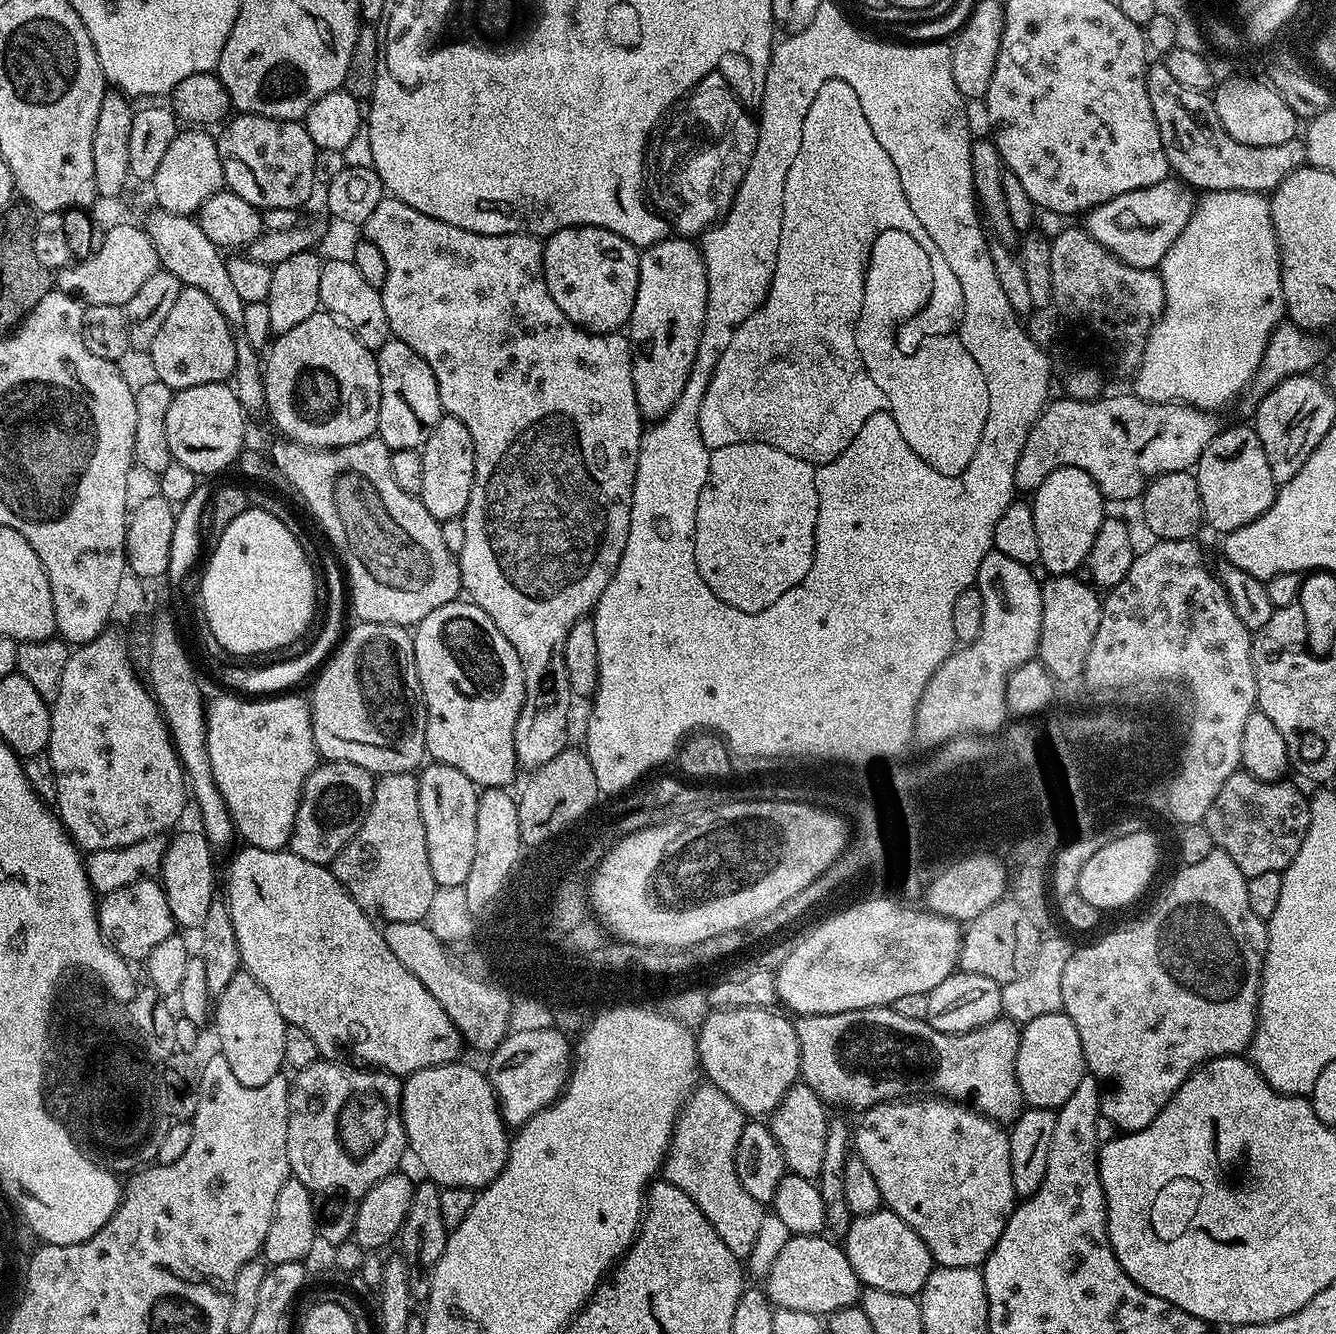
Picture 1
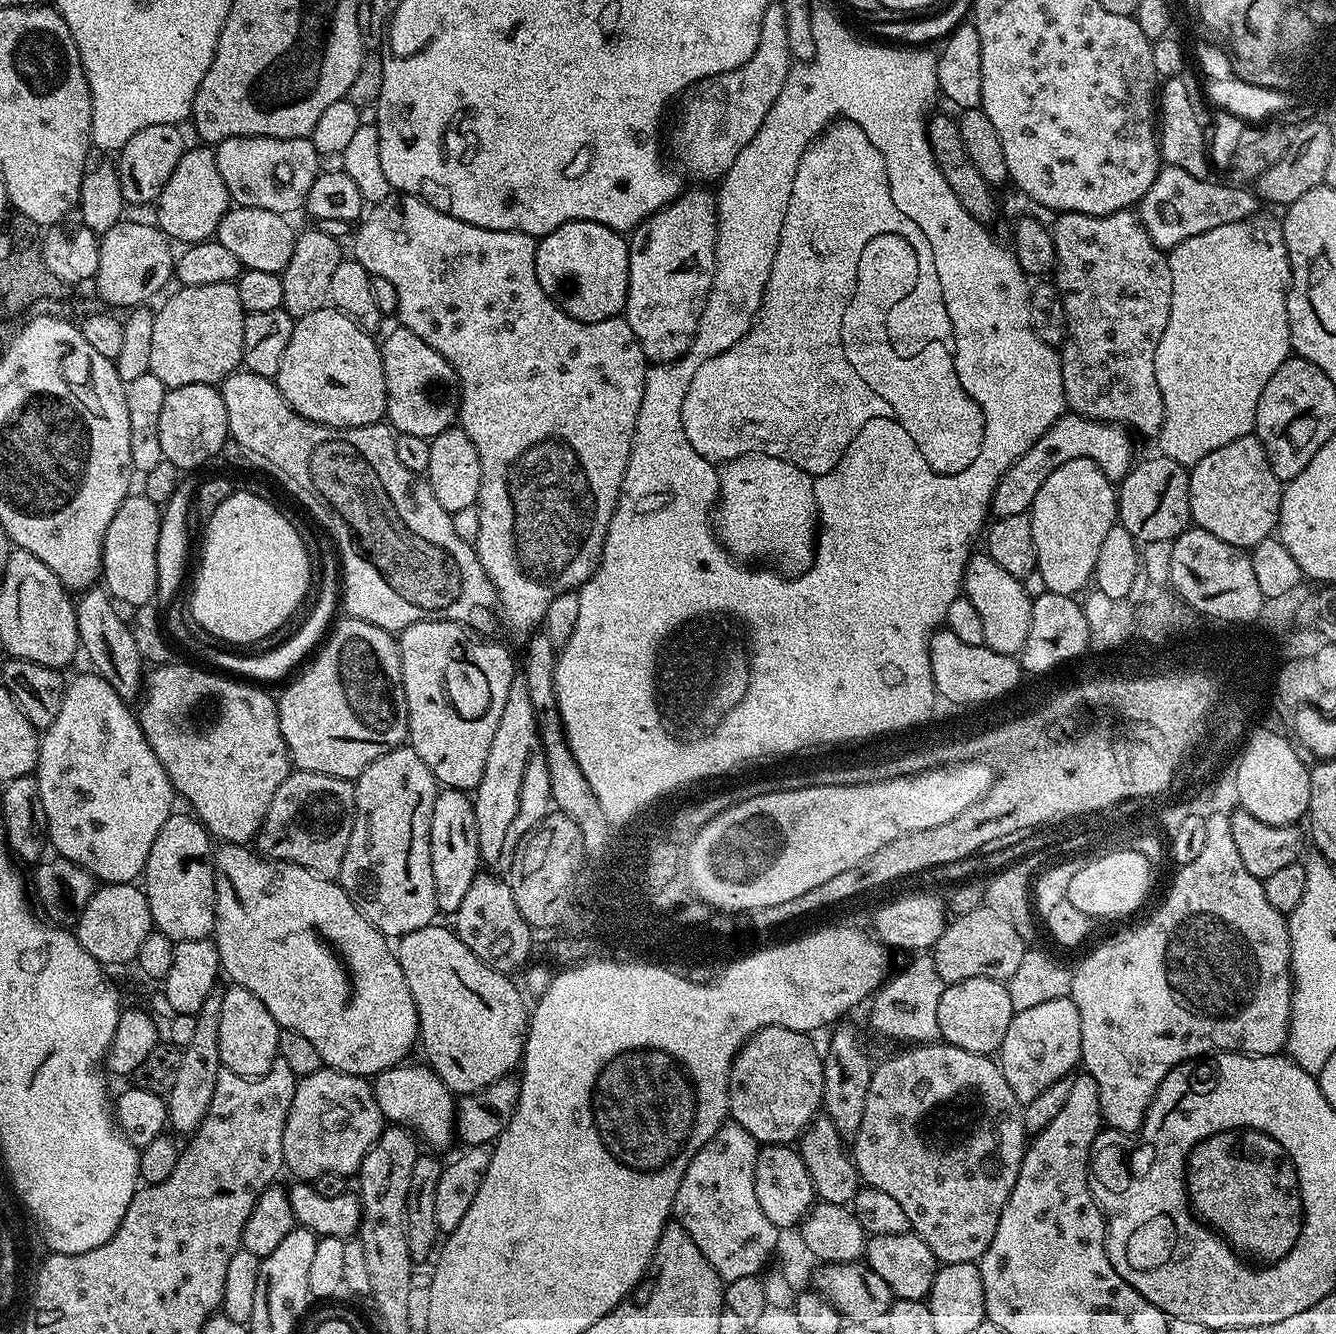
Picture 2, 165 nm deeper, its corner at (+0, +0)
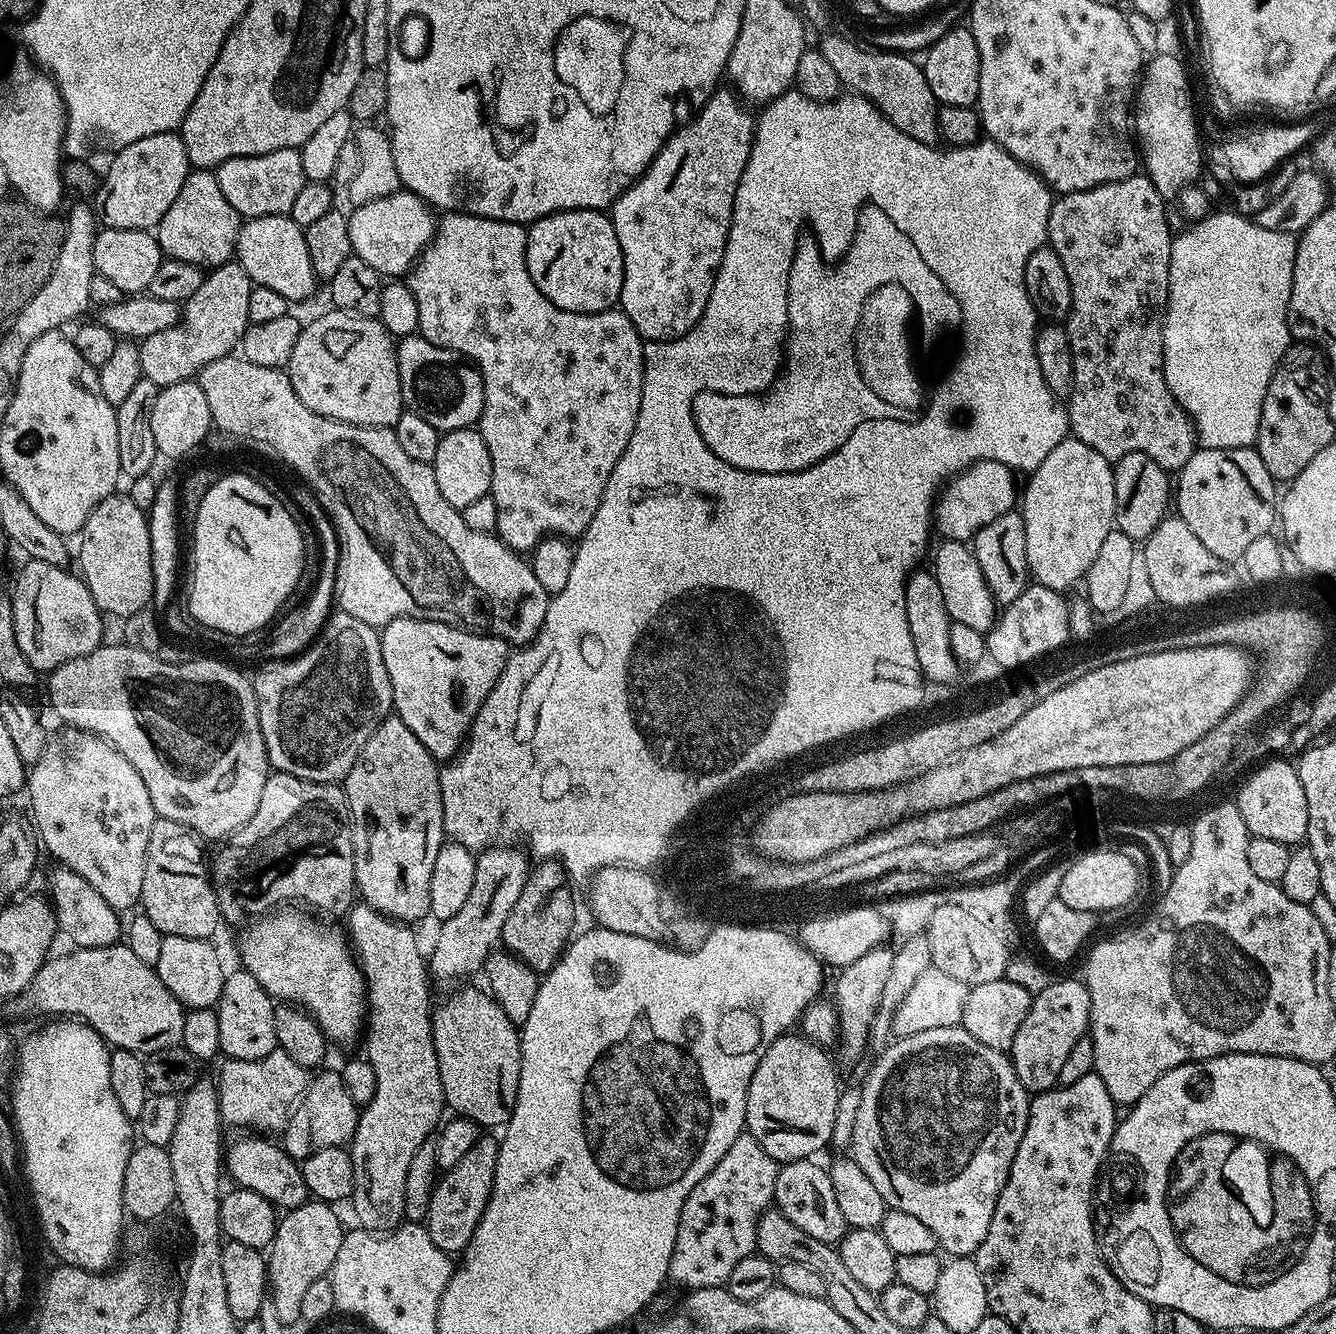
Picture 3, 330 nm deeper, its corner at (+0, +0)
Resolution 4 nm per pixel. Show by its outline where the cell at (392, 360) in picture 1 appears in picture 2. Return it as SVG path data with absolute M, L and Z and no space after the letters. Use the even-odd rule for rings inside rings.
M396 326L396 329L382 340L380 357L388 395L386 420L397 433L431 438L457 423L460 379L453 372L450 362L446 362L446 358L442 358L442 354L434 350L434 346L426 346L426 342L422 342L422 338L418 338L418 334L408 328Z

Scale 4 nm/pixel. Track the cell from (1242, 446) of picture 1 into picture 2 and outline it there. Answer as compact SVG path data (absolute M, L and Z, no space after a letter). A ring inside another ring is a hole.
M1255 435L1243 436L1230 442L1230 446L1222 446L1206 454L1202 462L1191 465L1188 481L1190 482L1191 523L1214 534L1214 538L1222 538L1222 542L1230 542L1236 548L1251 550L1258 542L1269 539L1277 531L1280 522L1282 481L1274 474L1264 448Z

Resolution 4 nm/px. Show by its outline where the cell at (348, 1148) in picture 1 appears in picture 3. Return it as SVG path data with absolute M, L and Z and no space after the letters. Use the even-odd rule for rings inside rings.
M321 1071L321 1076L313 1075L308 1081L303 1096L296 1101L282 1129L282 1147L293 1160L302 1162L310 1154L327 1148L343 1148L351 1141L356 1123L360 1120L358 1106L350 1094L346 1094L346 1086L342 1086L339 1071Z

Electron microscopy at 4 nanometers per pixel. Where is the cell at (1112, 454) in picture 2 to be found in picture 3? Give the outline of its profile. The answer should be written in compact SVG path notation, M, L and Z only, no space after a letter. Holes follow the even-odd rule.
M979 460L965 472L945 483L934 505L934 528L945 540L971 541L982 526L990 526L994 518L1013 511L1018 504L1017 473L1009 465L993 460Z

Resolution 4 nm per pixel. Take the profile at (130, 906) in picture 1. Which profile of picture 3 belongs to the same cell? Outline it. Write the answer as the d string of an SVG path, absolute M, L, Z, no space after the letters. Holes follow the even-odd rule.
M56 866L56 869L52 872L52 877L48 880L48 892L47 895L50 897L52 909L56 911L57 929L59 929L63 935L65 932L65 934L73 940L71 943L75 945L75 947L97 948L98 946L110 946L121 939L121 913L117 911L117 909L112 908L110 902L106 902L106 898L102 898L102 894L98 894L98 890L94 890L94 886L90 886L90 882L86 882L86 878L82 878L74 870L63 866Z

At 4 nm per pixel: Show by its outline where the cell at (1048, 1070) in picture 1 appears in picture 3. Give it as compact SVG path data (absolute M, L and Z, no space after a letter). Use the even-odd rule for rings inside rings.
M1053 979L1040 993L1033 995L1032 1005L1026 1014L1018 1034L1014 1034L1010 1059L1022 1086L1029 1094L1048 1092L1060 1084L1062 1066L1067 1056L1078 1042L1089 1031L1090 994L1083 979Z

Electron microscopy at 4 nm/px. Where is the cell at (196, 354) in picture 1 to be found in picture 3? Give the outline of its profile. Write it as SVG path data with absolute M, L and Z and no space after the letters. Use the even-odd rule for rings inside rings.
M239 262L211 269L198 290L182 304L180 323L139 341L141 377L154 382L160 389L165 388L199 377L201 370L210 366L210 362L235 353L249 326L250 290L253 287L250 274L242 270Z

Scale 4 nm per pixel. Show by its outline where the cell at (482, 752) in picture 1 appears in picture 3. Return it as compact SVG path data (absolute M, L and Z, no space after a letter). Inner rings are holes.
M397 616L389 624L385 624L380 632L380 645L382 646L382 662L386 662L386 674L390 674L390 690L392 691L392 706L395 715L399 716L402 722L406 722L406 726L410 726L410 730L414 730L414 738L418 738L418 742L422 742L422 746L426 746L426 750L437 762L451 760L465 743L480 707L486 702L490 692L494 690L494 686L508 661L510 645L505 640L498 639L497 636L486 636L482 632L470 632L466 628L456 628L453 624L430 622L429 620L419 620L409 616Z

